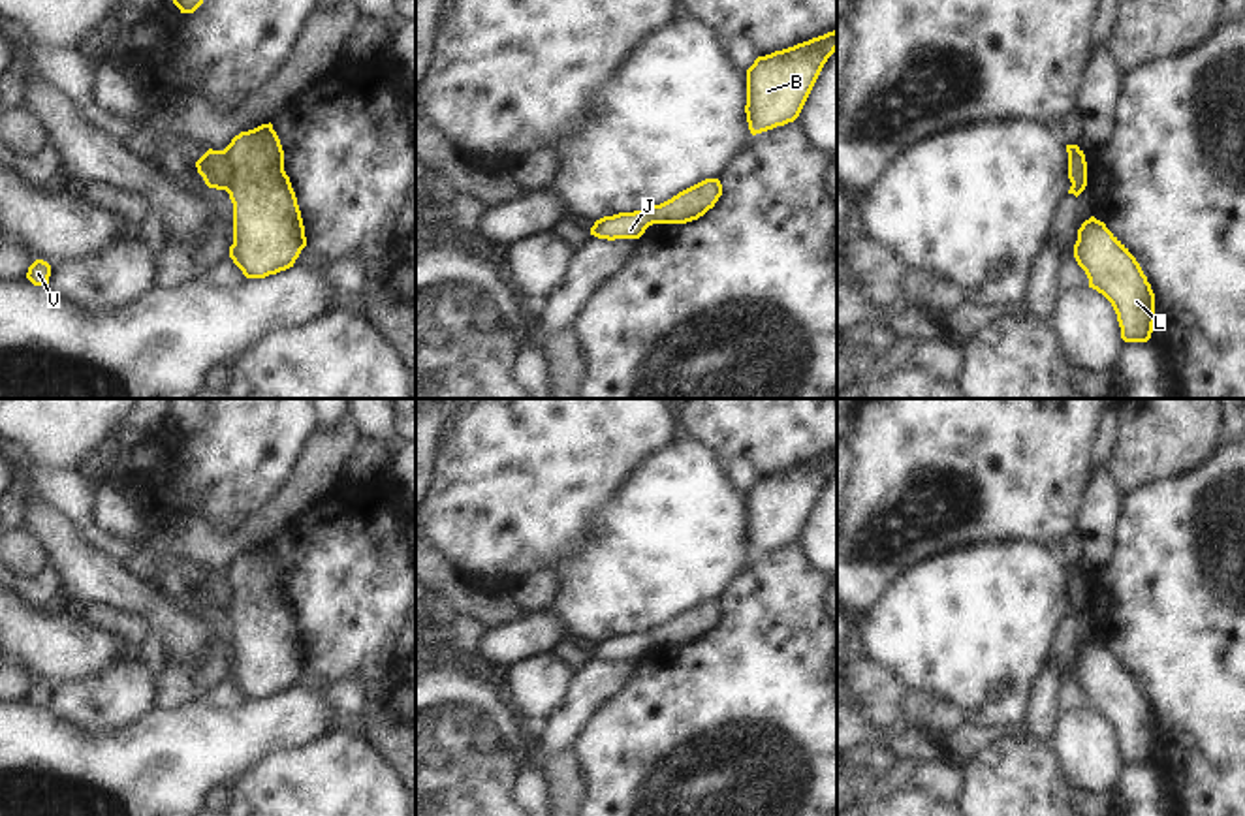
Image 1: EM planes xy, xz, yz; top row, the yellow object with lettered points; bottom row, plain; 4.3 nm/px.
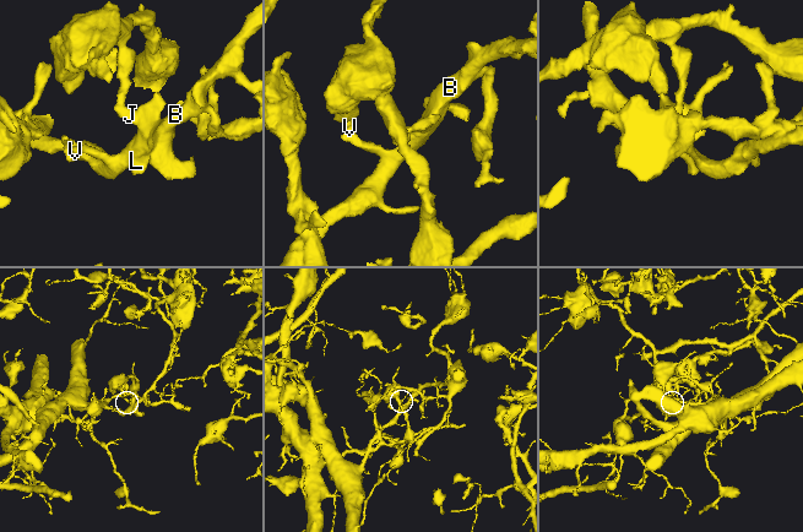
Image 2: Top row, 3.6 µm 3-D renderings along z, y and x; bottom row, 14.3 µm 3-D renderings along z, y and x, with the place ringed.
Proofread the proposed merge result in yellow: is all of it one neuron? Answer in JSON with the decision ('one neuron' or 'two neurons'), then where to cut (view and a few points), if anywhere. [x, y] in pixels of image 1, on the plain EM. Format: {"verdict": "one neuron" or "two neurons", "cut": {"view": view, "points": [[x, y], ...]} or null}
{"verdict": "two neurons", "cut": {"view": "xy", "points": [[222, 572], [230, 587], [230, 606], [226, 610]]}}

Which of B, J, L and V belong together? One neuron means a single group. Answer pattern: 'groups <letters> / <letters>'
groups B L V / J

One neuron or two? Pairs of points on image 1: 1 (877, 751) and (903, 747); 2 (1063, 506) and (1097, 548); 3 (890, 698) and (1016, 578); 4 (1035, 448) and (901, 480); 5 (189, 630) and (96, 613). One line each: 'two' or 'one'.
1: one
2: two
3: two
4: one
5: two

